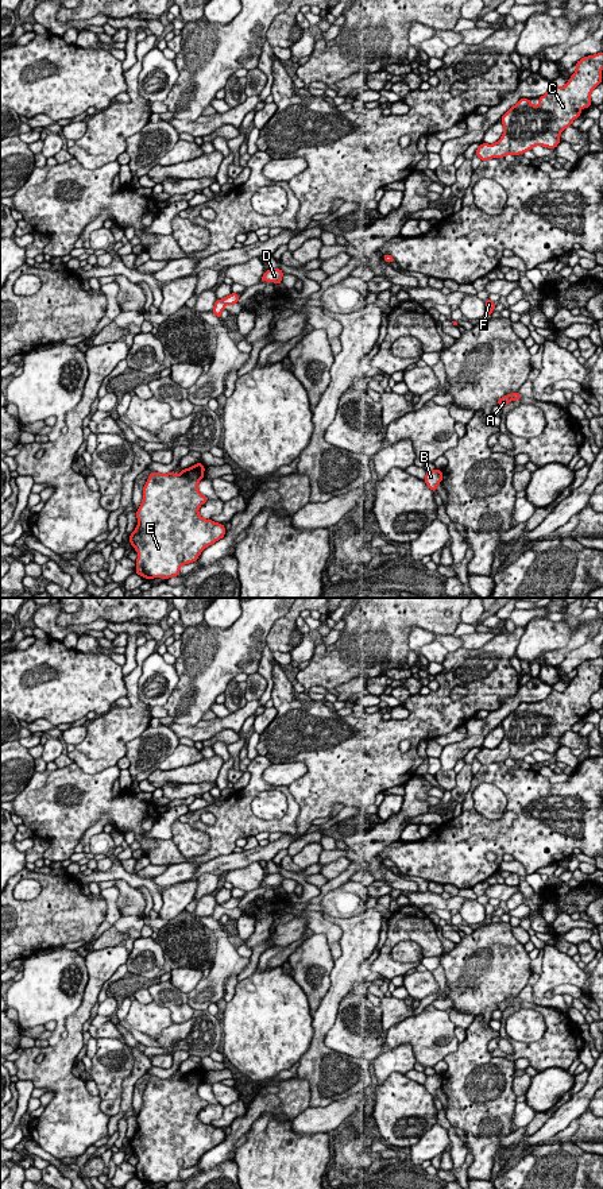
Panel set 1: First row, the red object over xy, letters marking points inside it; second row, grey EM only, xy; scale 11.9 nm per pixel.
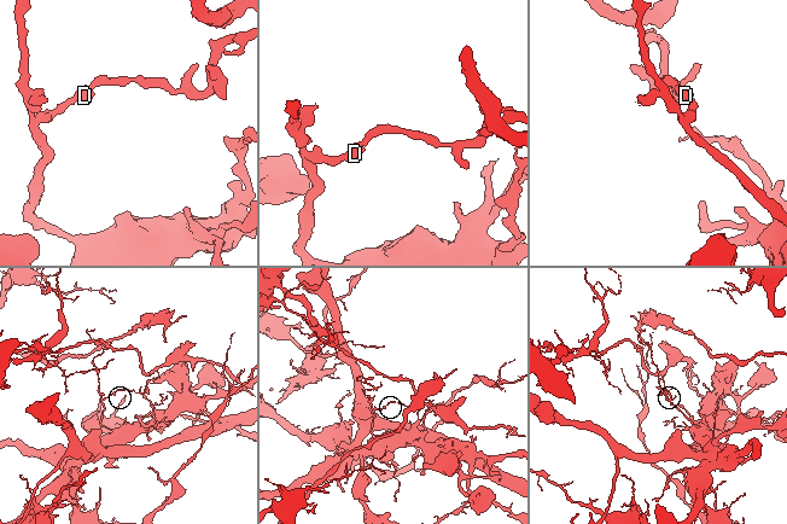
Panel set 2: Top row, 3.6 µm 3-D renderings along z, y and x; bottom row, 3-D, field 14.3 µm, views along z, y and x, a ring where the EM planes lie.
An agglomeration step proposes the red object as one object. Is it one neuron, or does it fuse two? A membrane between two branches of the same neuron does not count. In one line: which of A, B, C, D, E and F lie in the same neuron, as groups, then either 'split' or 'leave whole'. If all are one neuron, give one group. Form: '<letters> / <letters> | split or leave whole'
A B E F / C D | split

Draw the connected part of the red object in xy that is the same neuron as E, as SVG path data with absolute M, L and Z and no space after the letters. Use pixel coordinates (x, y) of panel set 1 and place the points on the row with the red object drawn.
M200 462L190 468L183 468L179 475L151 472L144 487L143 501L136 510L138 526L130 534L130 543L138 551L135 574L146 578L173 578L179 575L183 564L193 563L200 553L225 534L223 524L205 520L198 514L198 507L208 501L197 485L205 478L205 466Z

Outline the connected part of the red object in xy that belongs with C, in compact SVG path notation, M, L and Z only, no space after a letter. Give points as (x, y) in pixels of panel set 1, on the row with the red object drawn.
M600 51L577 61L576 72L571 76L567 85L563 88L553 85L544 96L538 97L538 107L534 107L529 99L519 99L500 119L505 127L502 138L494 144L482 143L475 155L480 161L488 161L491 158L505 158L507 154L519 155L534 146L556 148L560 143L560 134L581 115L580 109L591 107L590 94L602 84L602 69L603 53Z

